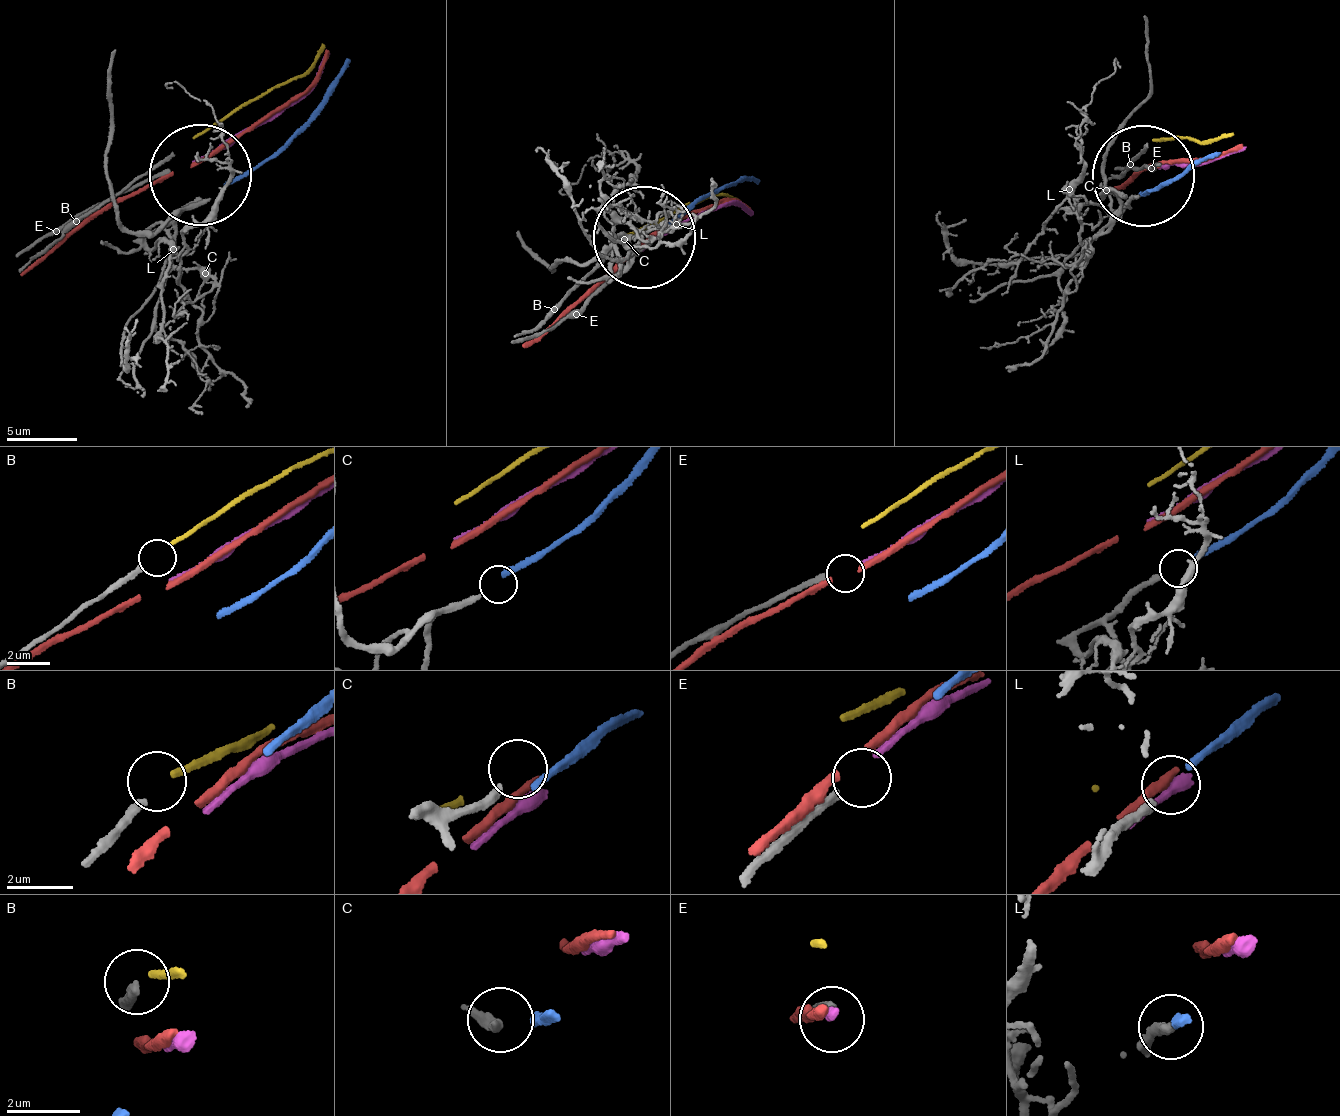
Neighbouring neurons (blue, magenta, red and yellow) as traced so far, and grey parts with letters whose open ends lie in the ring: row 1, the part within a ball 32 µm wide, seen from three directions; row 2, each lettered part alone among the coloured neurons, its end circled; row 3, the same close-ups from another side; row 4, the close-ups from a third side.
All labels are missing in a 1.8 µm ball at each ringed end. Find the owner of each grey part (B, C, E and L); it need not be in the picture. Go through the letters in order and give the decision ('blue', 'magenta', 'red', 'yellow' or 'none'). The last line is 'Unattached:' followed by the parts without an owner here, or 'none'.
B: yellow
C: none
E: none
L: blue
Unattached: C, E

